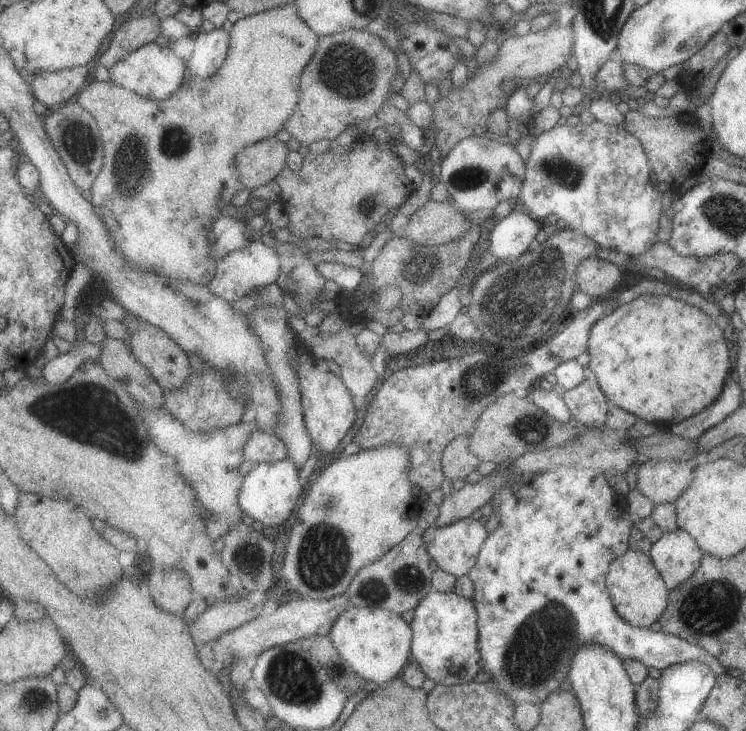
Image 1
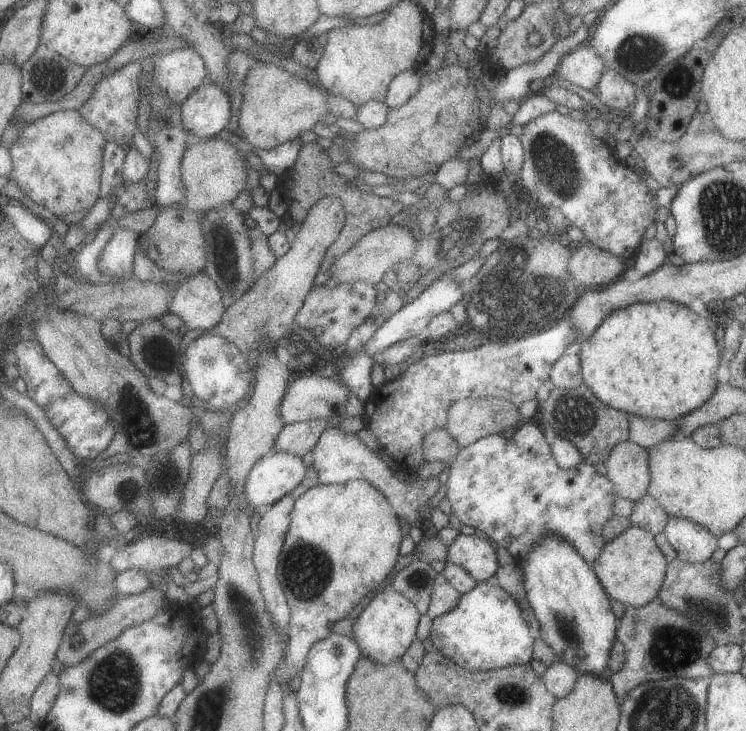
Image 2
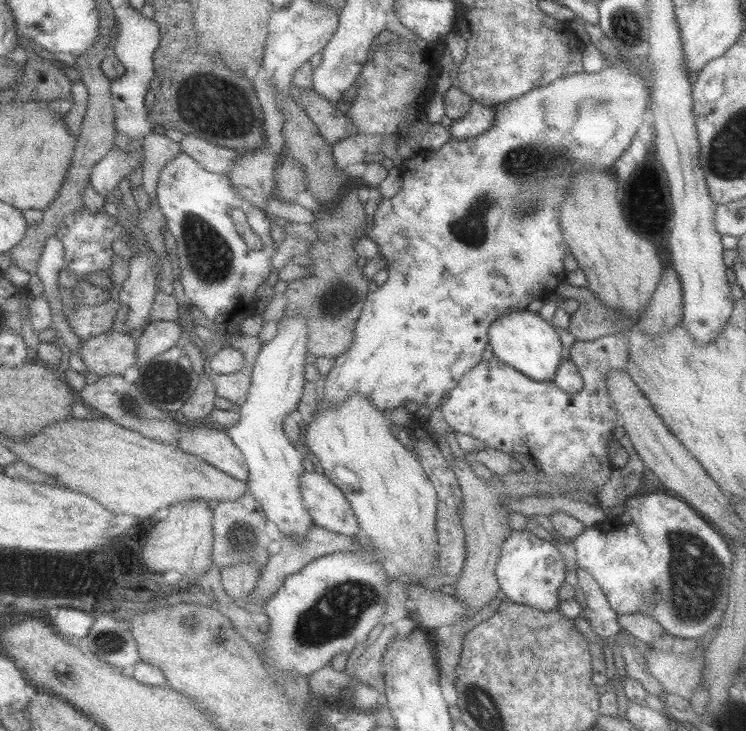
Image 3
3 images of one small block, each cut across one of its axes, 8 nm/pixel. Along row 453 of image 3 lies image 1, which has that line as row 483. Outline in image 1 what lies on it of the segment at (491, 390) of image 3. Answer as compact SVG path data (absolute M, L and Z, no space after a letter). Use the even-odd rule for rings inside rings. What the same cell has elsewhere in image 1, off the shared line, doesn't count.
M551 466L545 472L520 475L521 480L519 480L519 486L513 486L512 483L503 486L503 490L499 490L499 494L495 496L495 500L492 500L492 506L495 506L495 514L499 517L500 527L490 533L490 537L487 538L487 542L485 542L481 549L477 566L469 574L476 586L473 599L477 607L477 612L479 612L479 648L481 649L483 660L485 660L483 670L491 675L490 681L493 684L497 684L497 690L499 692L504 692L505 696L509 696L517 706L521 703L539 705L552 692L559 690L557 688L558 684L567 678L567 670L571 666L571 656L575 654L575 648L579 644L597 644L597 646L603 646L603 648L611 650L619 660L638 660L641 664L647 666L647 668L657 668L661 671L667 668L667 666L689 661L705 664L715 675L724 673L725 669L717 662L717 659L713 658L711 654L707 654L699 646L687 644L685 640L681 640L672 634L664 633L661 630L655 631L650 627L635 628L635 626L627 624L625 620L621 620L617 616L611 604L607 587L605 586L605 579L609 563L618 556L623 556L629 550L629 532L631 532L631 528L634 526L630 519L628 509L626 508L624 497L617 494L609 486L602 471L595 468L585 469L583 467L565 468L565 466Z

